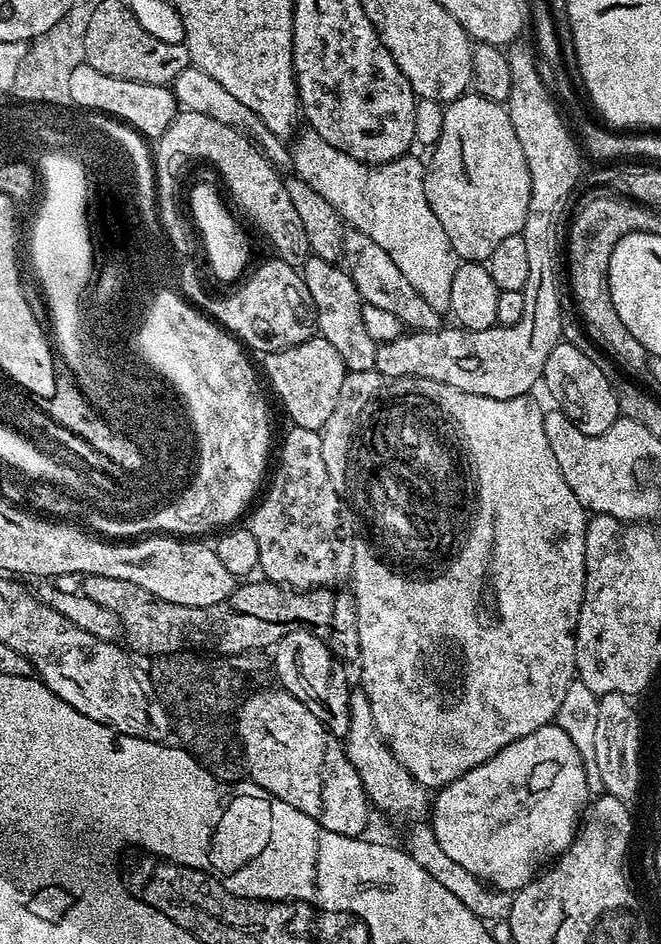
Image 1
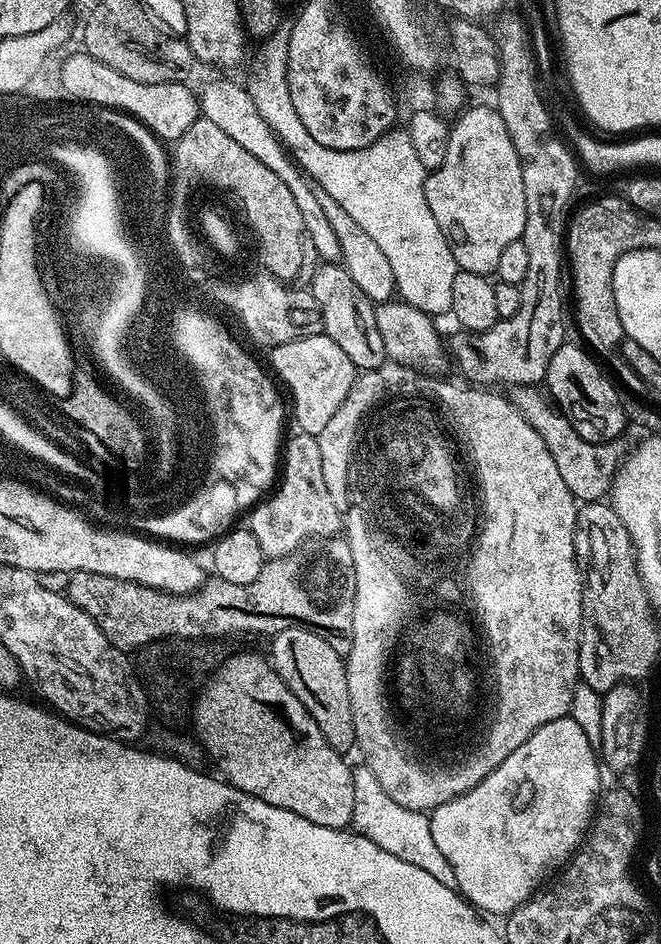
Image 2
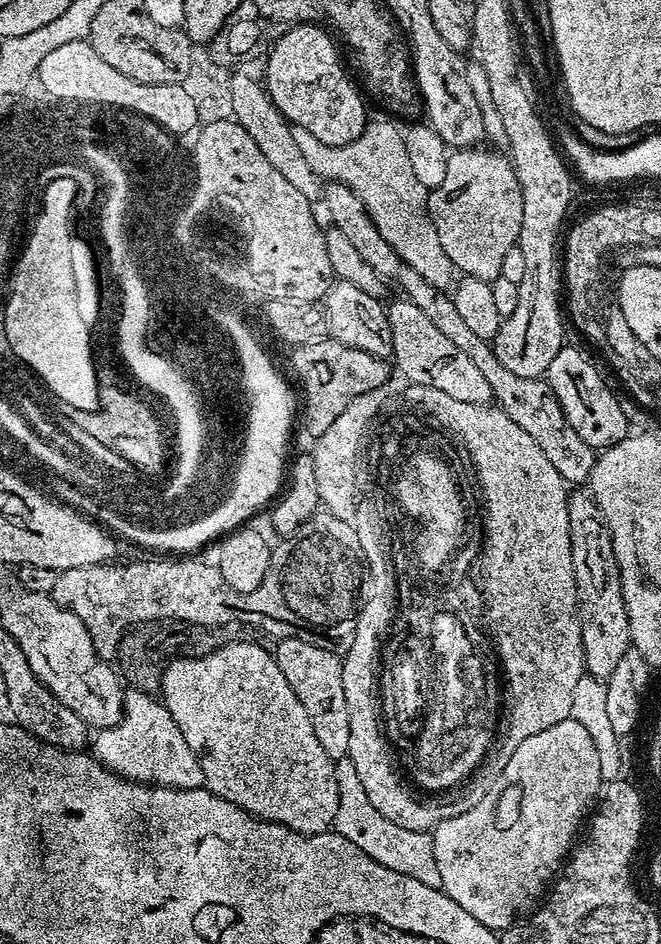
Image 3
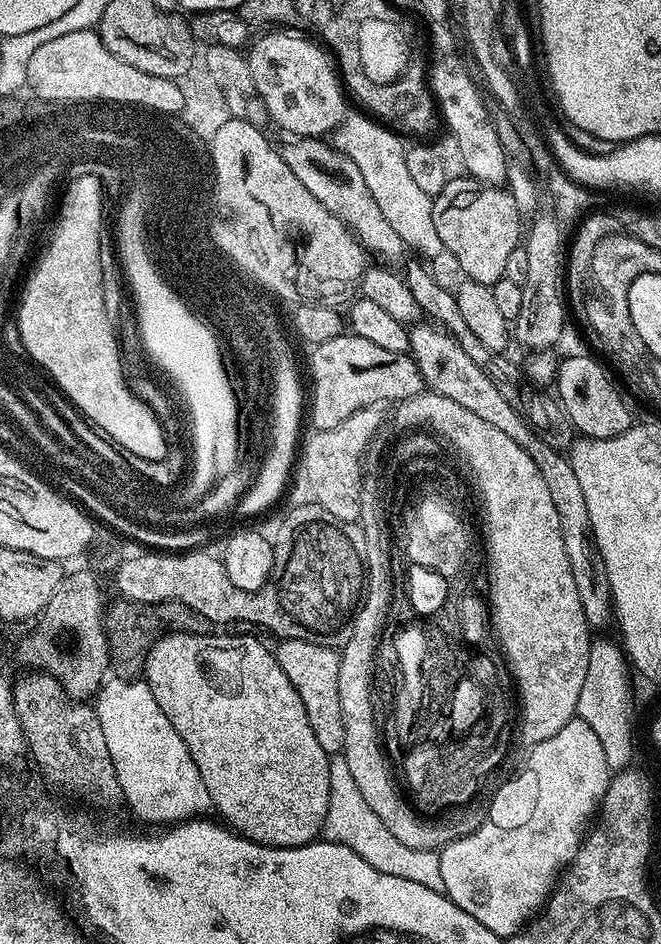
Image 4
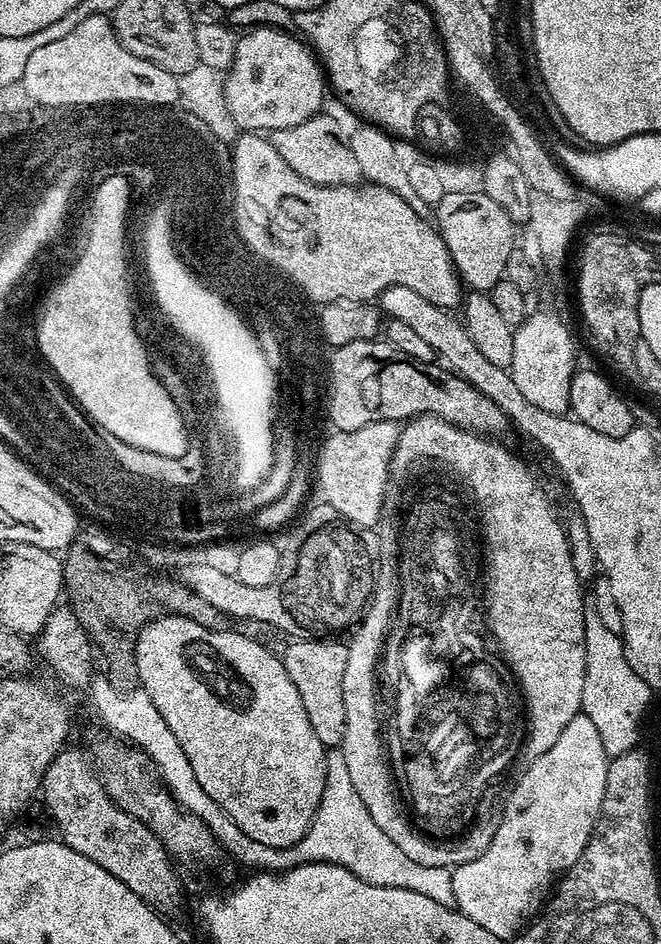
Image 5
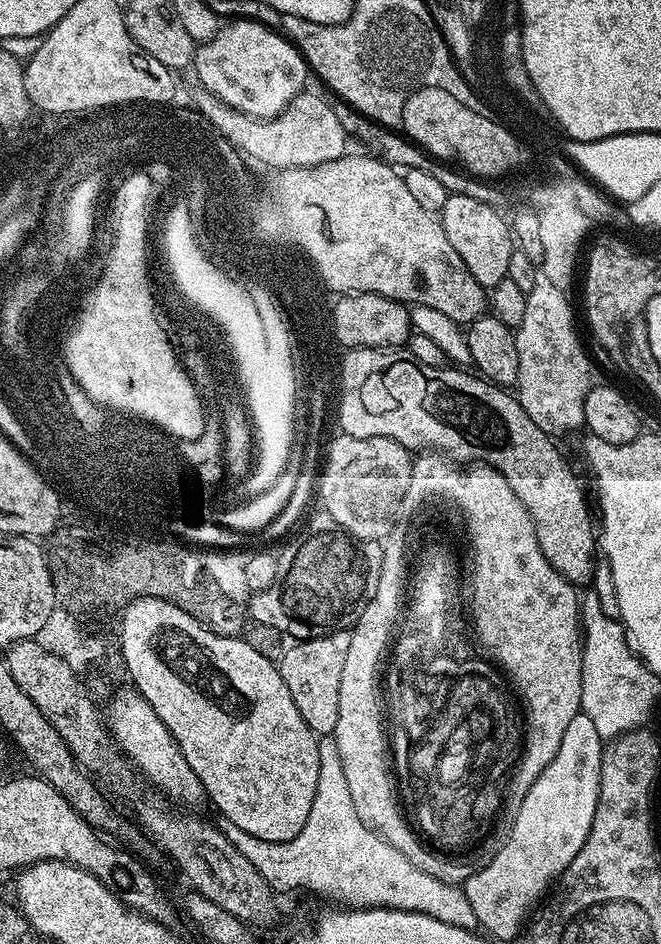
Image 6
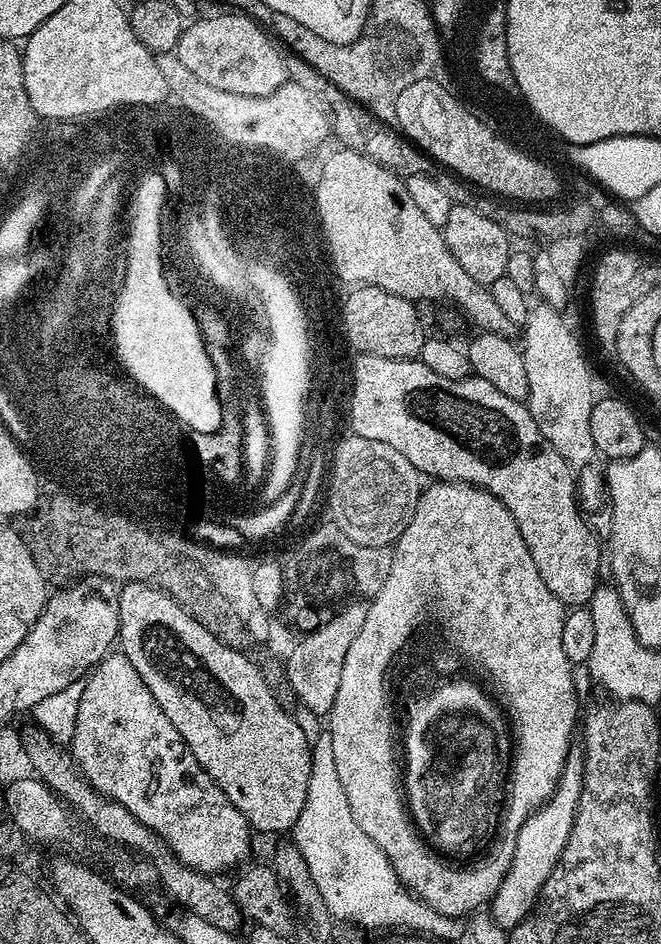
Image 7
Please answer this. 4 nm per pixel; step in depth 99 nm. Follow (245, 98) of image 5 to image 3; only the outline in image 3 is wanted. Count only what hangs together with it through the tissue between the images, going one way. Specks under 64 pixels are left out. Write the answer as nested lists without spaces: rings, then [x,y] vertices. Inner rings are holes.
[[[316,22],[297,24],[277,38],[266,52],[268,65],[264,68],[262,83],[273,106],[289,124],[314,134],[319,142],[328,146],[342,147],[362,134],[370,115],[357,81],[340,61],[341,49],[337,41],[331,35],[328,37],[319,26]]]

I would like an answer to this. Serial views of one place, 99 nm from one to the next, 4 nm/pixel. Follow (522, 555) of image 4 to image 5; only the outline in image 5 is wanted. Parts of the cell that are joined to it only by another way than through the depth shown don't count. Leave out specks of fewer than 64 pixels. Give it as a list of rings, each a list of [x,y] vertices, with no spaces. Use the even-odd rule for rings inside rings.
[[[421,414],[407,421],[401,427],[400,437],[404,439],[404,444],[412,452],[444,456],[444,459],[454,463],[457,470],[463,473],[463,476],[468,476],[469,480],[472,481],[472,487],[476,489],[477,496],[481,498],[480,504],[486,504],[484,516],[488,516],[488,544],[492,544],[492,580],[489,580],[488,590],[488,604],[492,604],[492,628],[496,628],[496,636],[500,645],[502,645],[502,650],[507,650],[508,652],[508,656],[504,661],[512,667],[516,681],[520,684],[520,692],[524,696],[526,706],[532,711],[532,725],[529,726],[528,734],[524,737],[522,760],[525,765],[533,764],[539,756],[546,754],[546,750],[550,750],[550,746],[554,746],[554,742],[558,742],[558,734],[562,734],[562,730],[566,730],[566,725],[570,723],[570,718],[581,715],[582,686],[586,686],[586,642],[584,641],[584,605],[586,597],[584,597],[583,590],[580,589],[582,587],[580,575],[574,570],[574,562],[570,554],[568,535],[564,533],[564,525],[559,519],[556,521],[556,512],[552,509],[552,504],[548,501],[547,494],[540,489],[539,482],[532,477],[531,470],[526,465],[520,464],[519,458],[510,449],[496,444],[500,442],[495,439],[485,439],[485,437],[475,432],[468,432],[450,422],[439,420],[437,416],[431,414]]]

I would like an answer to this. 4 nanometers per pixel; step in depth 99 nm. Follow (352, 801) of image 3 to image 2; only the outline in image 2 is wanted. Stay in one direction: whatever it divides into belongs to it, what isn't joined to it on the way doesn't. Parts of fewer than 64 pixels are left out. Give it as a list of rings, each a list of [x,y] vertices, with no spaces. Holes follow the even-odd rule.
[[[361,783],[356,790],[354,824],[360,835],[368,838],[374,846],[386,850],[386,854],[394,854],[402,858],[402,862],[410,862],[410,866],[426,870],[431,877],[438,878],[442,886],[456,888],[454,870],[450,862],[446,862],[442,850],[438,850],[438,845],[434,843],[434,834],[430,834],[429,813],[415,812],[406,806],[398,806],[398,802],[391,800],[385,792],[377,791],[371,783],[368,784]]]

